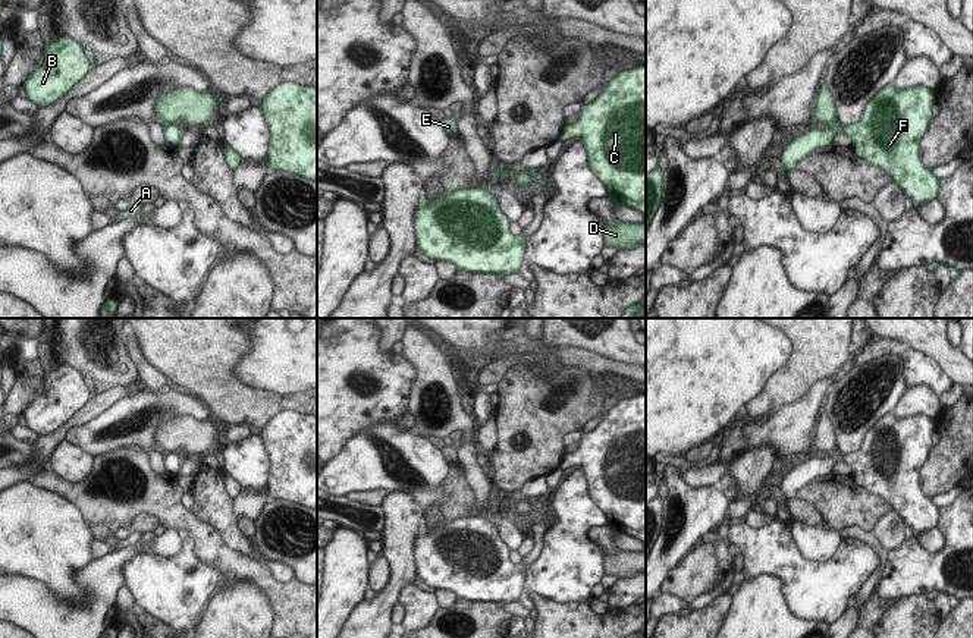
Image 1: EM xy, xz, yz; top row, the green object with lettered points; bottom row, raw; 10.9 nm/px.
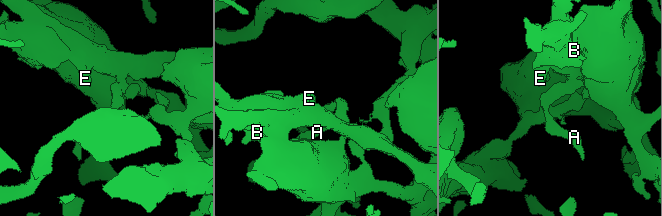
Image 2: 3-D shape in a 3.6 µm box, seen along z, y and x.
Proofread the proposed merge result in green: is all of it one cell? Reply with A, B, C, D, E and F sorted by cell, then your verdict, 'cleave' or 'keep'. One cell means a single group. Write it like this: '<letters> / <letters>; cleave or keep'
A B C F / D E; cleave

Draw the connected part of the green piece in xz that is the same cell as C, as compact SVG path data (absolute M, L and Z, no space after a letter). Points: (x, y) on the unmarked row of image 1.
M646 395L619 400L608 411L599 425L581 434L581 443L572 453L565 453L559 468L581 466L588 484L588 496L606 515L608 525L618 534L637 538L646 549Z

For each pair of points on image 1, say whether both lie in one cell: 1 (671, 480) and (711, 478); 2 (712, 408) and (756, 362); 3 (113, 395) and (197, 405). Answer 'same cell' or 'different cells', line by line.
1: different cells
2: same cell
3: different cells

